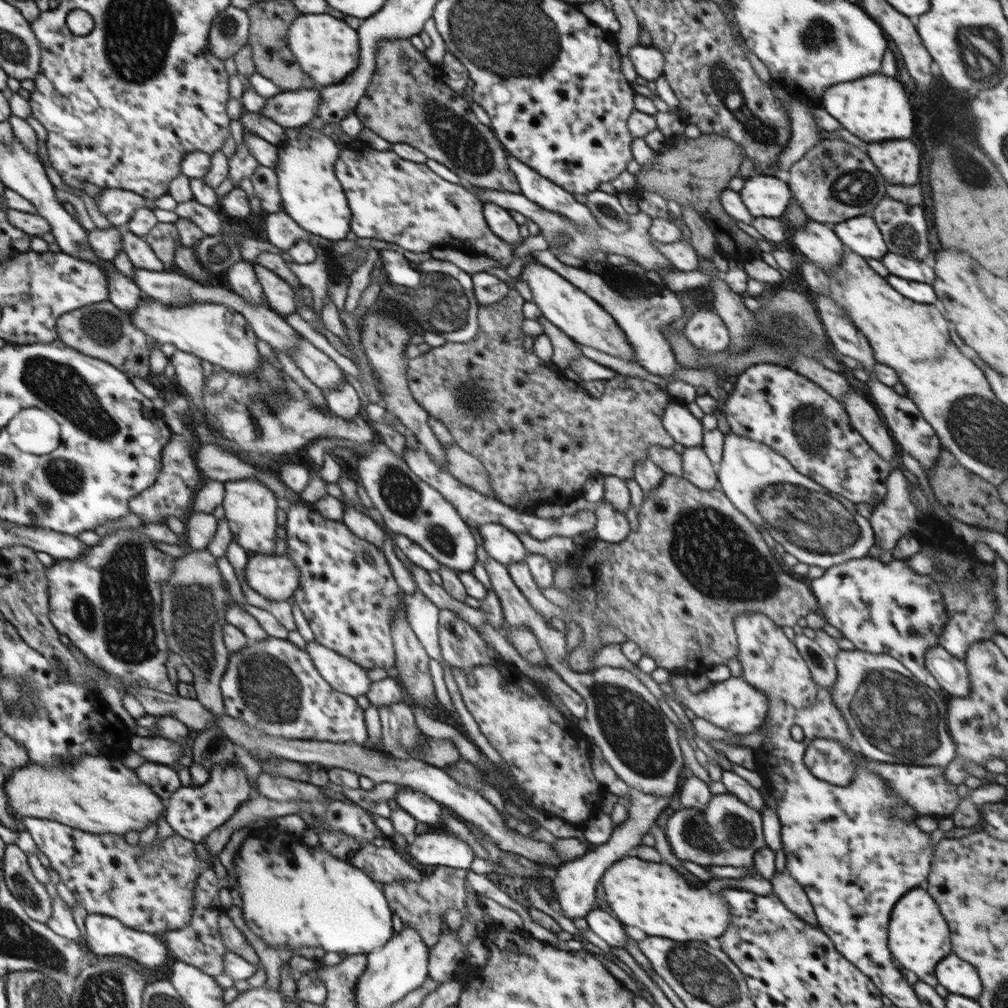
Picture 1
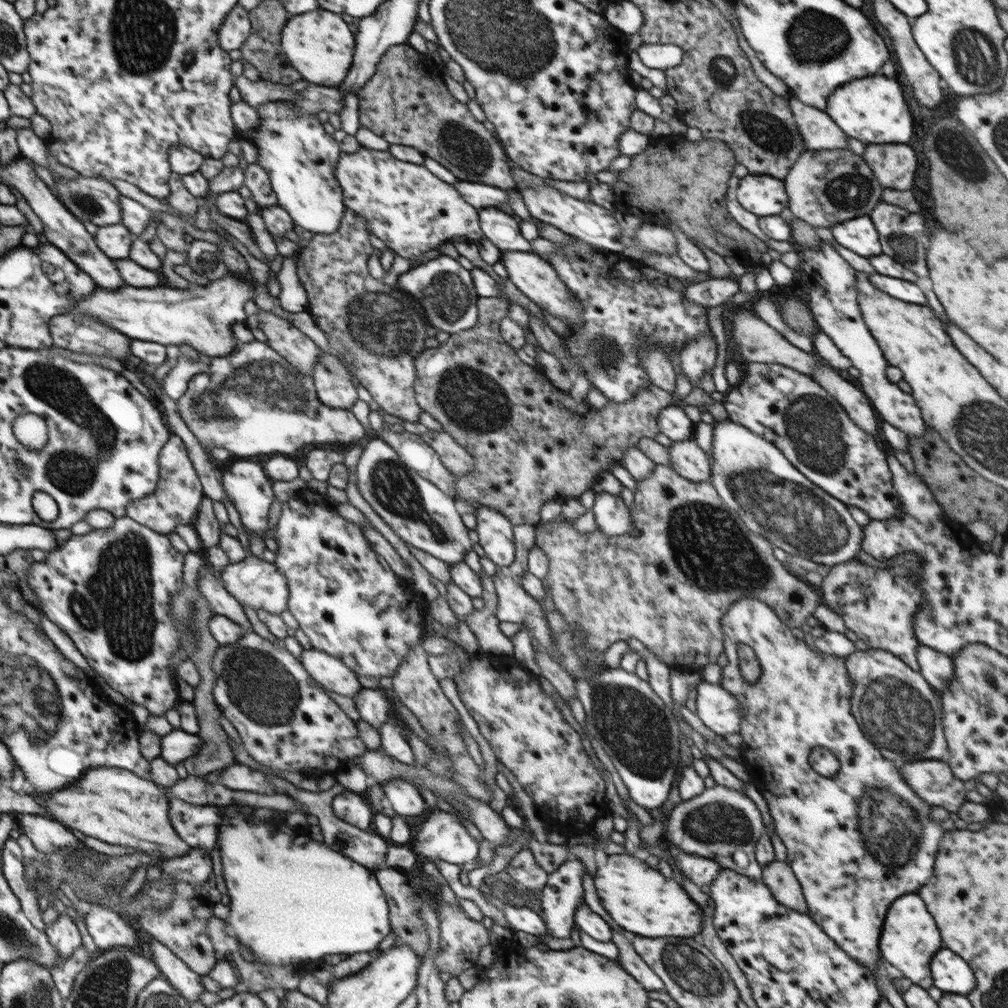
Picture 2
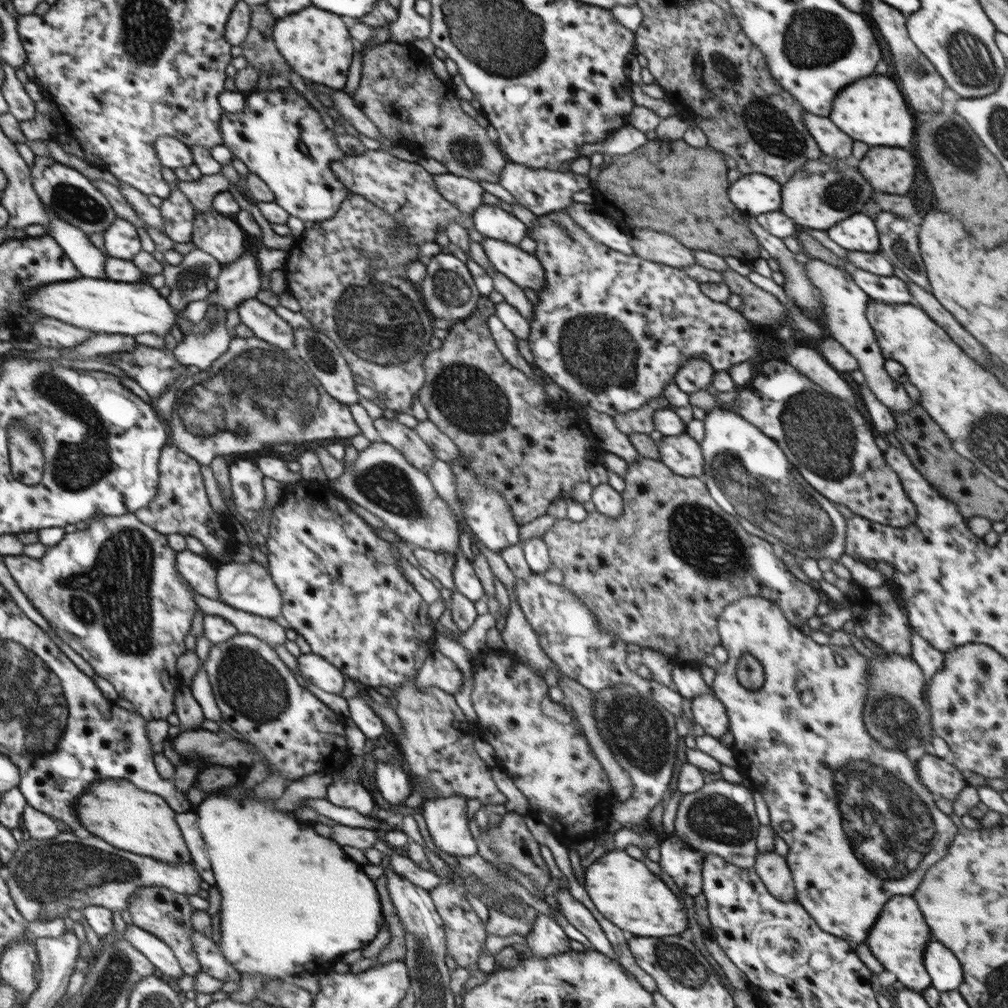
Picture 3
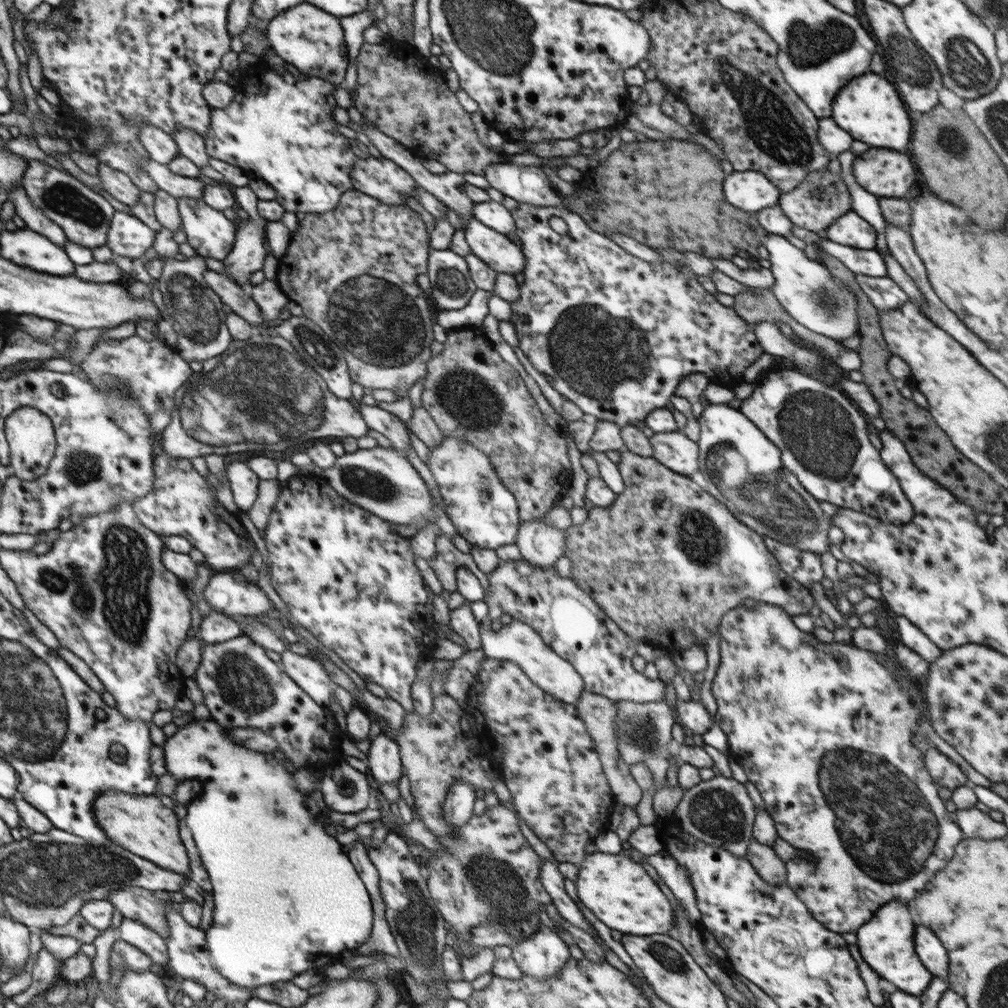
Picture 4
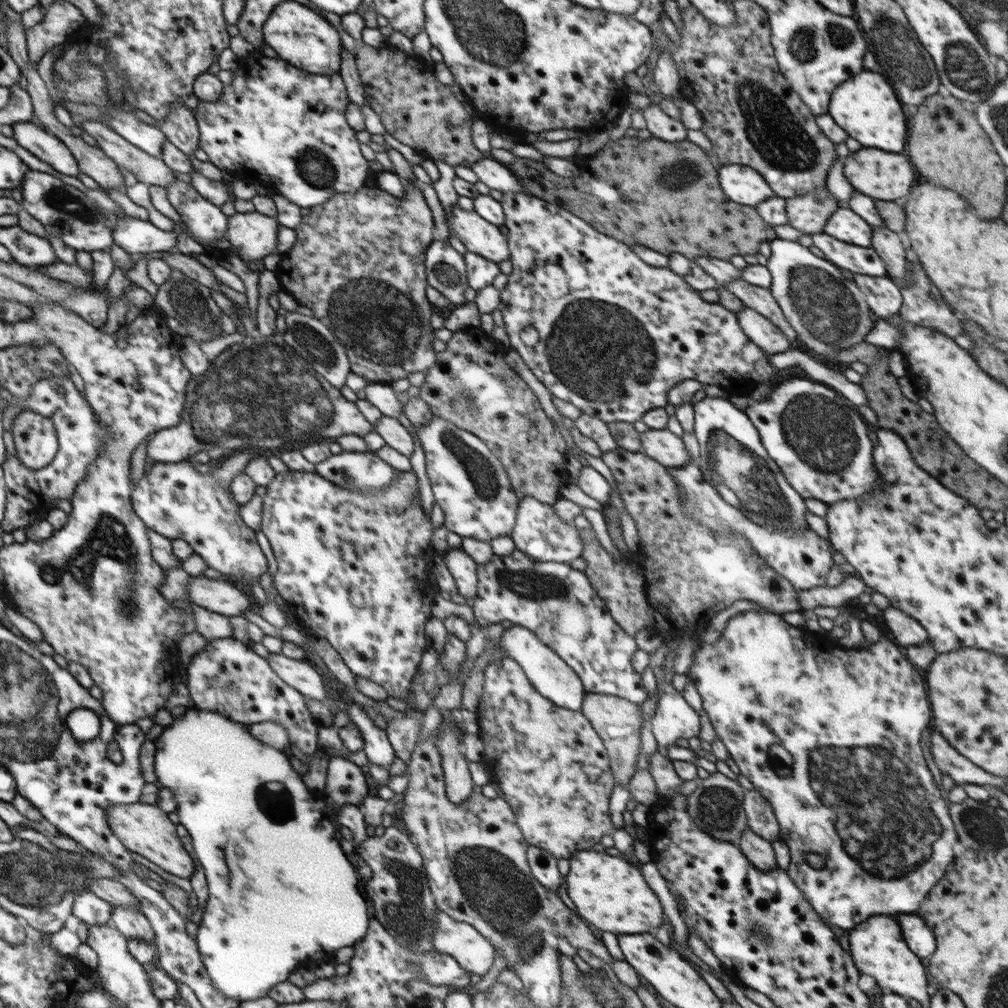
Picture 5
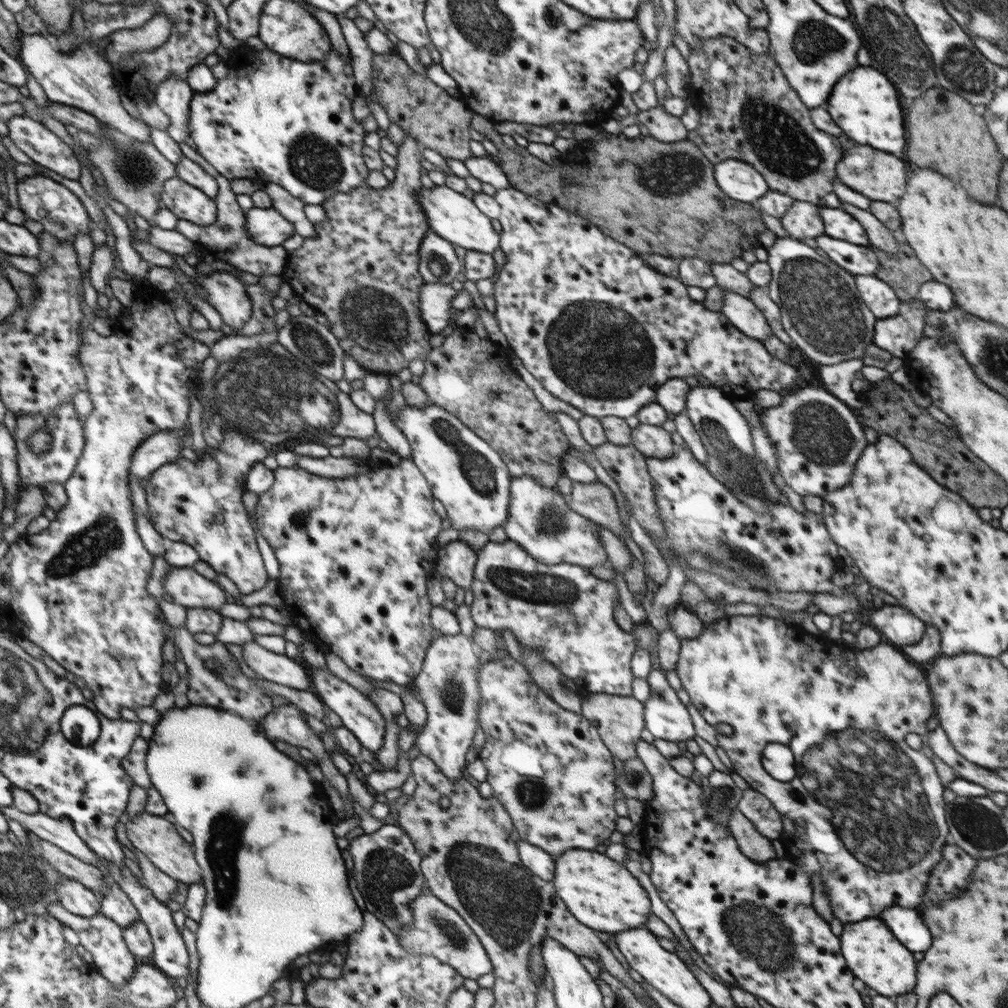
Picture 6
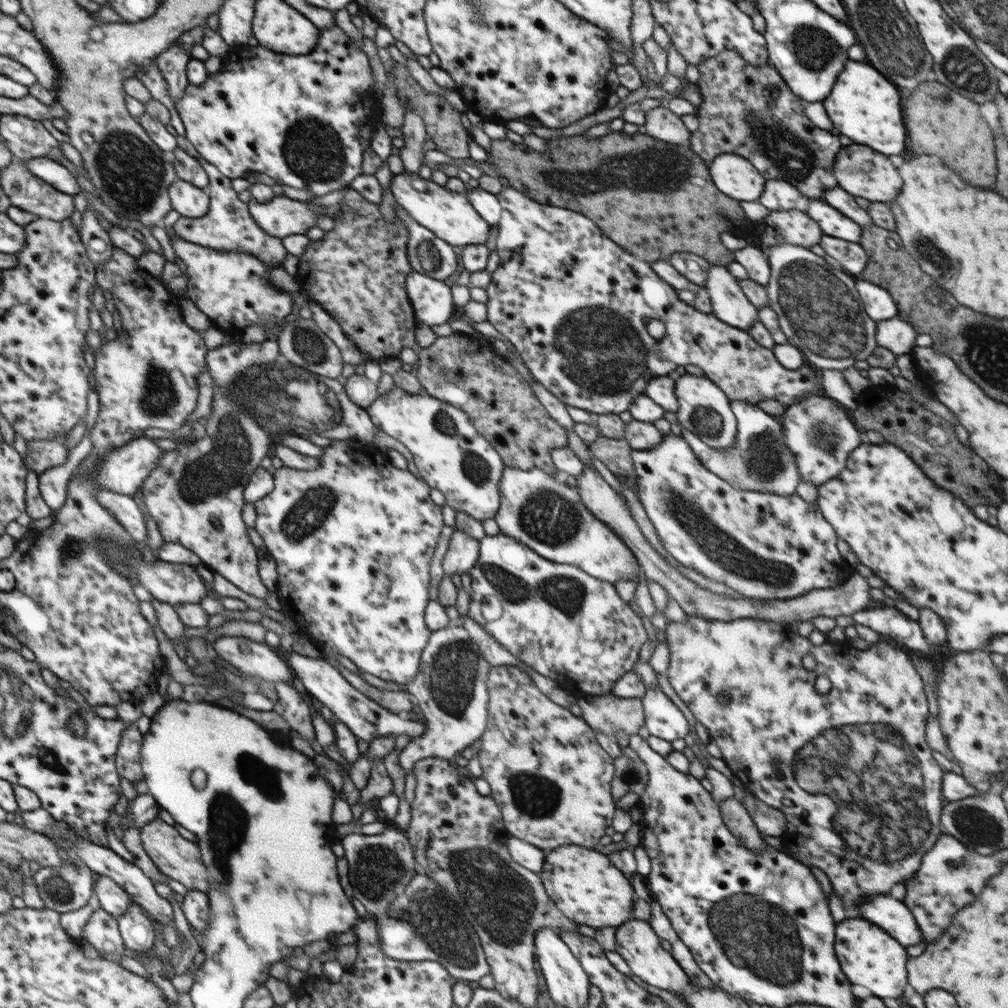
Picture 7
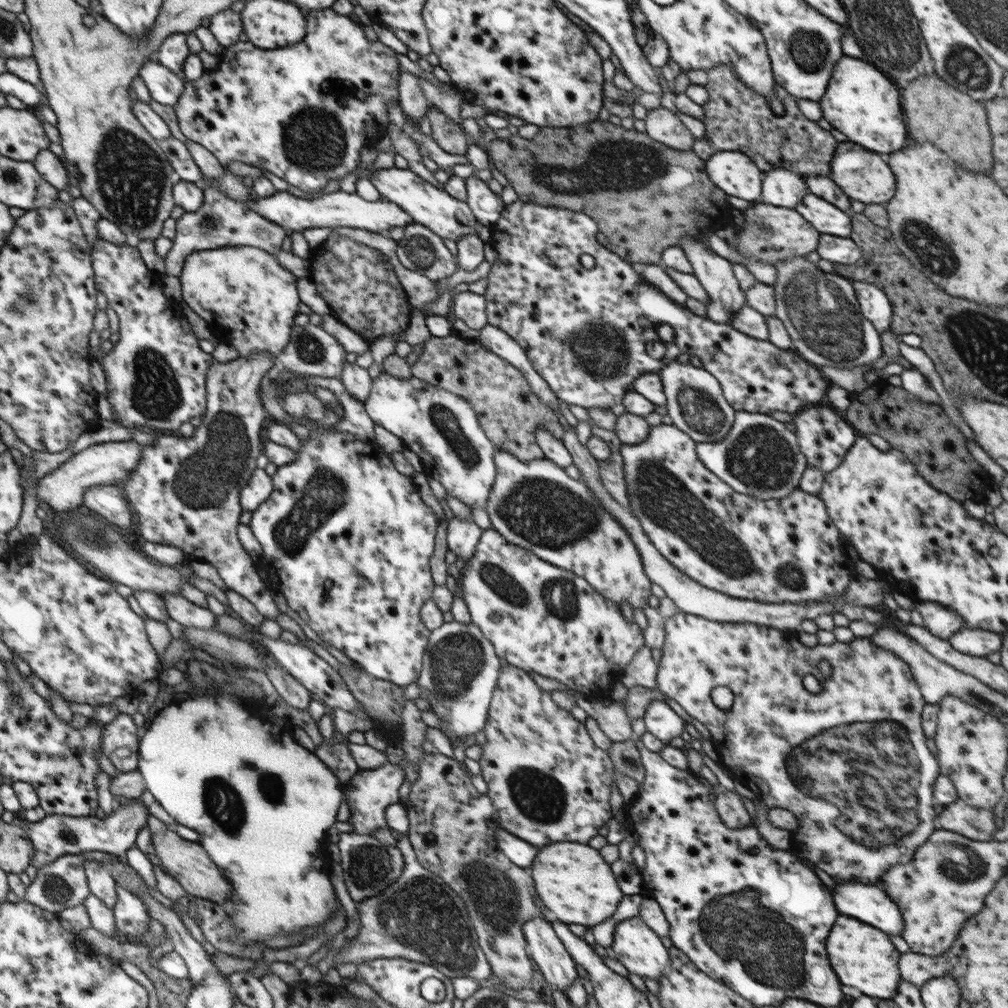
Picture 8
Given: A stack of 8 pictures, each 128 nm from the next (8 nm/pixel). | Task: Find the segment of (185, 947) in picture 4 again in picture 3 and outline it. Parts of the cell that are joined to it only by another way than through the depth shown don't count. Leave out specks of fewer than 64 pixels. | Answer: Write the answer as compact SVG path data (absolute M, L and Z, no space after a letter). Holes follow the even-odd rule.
M198 931L191 934L191 939L201 966L201 972L206 972L207 975L222 981L223 984L228 980L239 981L238 990L241 990L241 974L225 959L225 956L220 952L216 939Z

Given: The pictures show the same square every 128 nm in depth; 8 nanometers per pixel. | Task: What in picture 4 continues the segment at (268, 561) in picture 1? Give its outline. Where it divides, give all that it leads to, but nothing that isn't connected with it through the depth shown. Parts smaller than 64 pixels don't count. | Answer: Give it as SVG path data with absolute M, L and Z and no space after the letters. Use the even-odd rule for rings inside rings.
M213 572L203 595L212 611L232 618L277 615L260 585L246 580L240 572Z

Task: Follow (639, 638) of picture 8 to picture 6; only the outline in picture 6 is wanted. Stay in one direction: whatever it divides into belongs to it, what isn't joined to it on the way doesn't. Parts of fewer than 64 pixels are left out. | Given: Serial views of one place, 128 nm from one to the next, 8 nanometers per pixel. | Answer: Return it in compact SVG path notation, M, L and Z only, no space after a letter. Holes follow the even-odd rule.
M513 539L503 543L489 540L477 551L471 590L474 593L471 615L476 627L501 633L511 631L520 646L538 650L576 686L582 686L588 692L632 697L632 678L635 676L630 665L632 655L639 647L635 634L638 624L633 624L633 630L628 632L616 623L614 608L619 602L619 594L613 581L600 580L588 568L574 564L544 565L530 557ZM490 568L514 568L524 574L538 574L538 614L532 614L530 608L522 608L518 598L508 596L494 586L488 578Z

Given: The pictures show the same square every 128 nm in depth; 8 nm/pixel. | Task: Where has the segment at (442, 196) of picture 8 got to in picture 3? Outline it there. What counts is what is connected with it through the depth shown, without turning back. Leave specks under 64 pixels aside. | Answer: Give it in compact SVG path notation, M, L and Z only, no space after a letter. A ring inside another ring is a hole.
M484 236L482 247L494 268L505 274L520 288L532 288L537 294L545 288L545 274L536 255L518 245Z

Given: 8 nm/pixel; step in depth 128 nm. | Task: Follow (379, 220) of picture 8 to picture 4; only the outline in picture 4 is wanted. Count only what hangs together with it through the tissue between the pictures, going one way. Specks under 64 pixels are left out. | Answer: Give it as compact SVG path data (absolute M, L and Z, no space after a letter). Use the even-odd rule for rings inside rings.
M248 186L238 187L235 202L238 208L248 213L248 220L243 222L238 218L238 226L234 246L223 260L225 275L240 284L251 284L250 276L257 270L262 270L266 260L264 247L265 224L267 223L257 212L259 198Z

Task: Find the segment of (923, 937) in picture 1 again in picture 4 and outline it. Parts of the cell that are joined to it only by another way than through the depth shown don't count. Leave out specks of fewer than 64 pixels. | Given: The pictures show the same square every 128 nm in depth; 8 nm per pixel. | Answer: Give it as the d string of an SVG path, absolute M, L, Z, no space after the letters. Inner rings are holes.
M890 900L856 932L861 957L875 970L880 978L895 984L898 989L920 997L932 982L933 974L922 964L915 951L915 928L906 903Z

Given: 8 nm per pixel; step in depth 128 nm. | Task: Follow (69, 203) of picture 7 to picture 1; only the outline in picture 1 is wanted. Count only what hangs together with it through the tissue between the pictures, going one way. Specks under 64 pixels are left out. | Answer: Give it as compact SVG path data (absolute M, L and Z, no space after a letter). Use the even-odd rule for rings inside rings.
M103 188L102 195L94 200L100 213L114 227L120 228L127 225L136 209L143 207L149 209L144 199L143 196L132 191L118 188Z

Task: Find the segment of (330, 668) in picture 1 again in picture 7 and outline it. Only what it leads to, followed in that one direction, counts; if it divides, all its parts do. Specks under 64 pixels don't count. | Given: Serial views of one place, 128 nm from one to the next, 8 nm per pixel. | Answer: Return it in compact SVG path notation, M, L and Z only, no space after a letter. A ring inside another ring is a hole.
M220 637L214 642L214 647L219 654L218 658L237 671L258 676L270 684L297 684L287 660L280 658L264 642L255 642L245 637Z

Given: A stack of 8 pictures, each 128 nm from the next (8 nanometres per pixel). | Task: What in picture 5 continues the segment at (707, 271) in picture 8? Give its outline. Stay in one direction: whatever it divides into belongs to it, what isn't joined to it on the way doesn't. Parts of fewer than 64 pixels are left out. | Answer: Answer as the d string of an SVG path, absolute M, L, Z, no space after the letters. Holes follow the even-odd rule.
M748 306L741 308L736 314L746 336L767 355L790 349L789 338L765 316Z

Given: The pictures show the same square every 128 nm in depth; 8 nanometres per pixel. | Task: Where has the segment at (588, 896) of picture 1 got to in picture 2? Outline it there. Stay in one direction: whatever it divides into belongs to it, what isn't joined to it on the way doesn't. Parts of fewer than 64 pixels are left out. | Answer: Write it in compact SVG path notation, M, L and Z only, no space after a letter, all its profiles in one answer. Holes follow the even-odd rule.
M571 856L548 875L539 897L546 914L543 919L547 932L554 938L570 938L576 911L585 904L582 879L586 873L583 862Z

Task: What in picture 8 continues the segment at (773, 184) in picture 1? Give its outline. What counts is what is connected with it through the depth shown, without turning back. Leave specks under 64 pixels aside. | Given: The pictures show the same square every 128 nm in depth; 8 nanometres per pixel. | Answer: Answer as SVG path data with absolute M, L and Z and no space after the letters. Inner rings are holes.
M719 151L705 162L709 179L727 195L753 202L760 200L764 173L746 153Z

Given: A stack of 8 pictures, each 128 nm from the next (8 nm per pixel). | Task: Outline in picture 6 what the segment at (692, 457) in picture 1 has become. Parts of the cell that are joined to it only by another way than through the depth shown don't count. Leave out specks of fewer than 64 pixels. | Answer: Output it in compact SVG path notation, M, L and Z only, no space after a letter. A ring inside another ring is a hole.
M640 423L631 429L631 444L645 457L670 458L676 449L670 436L671 434L660 426Z

